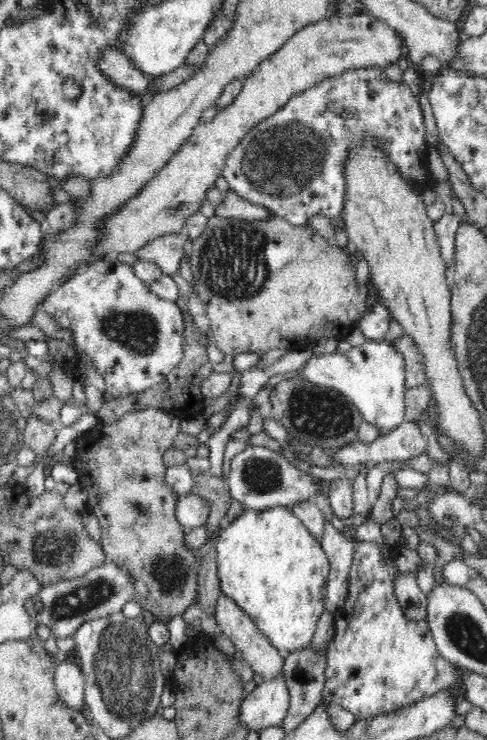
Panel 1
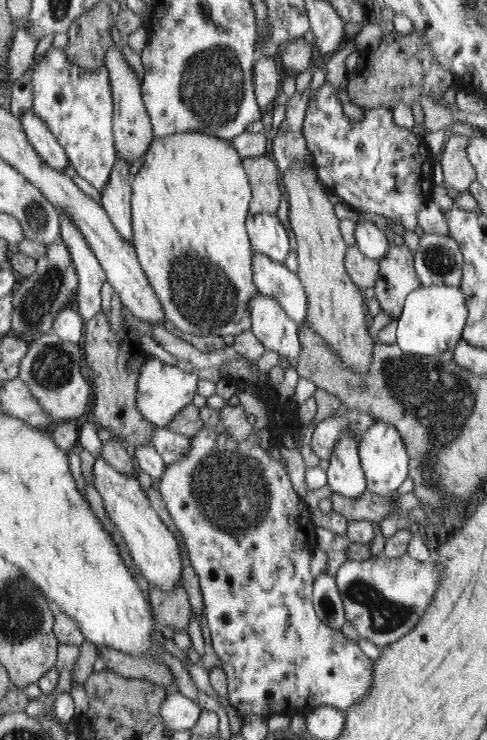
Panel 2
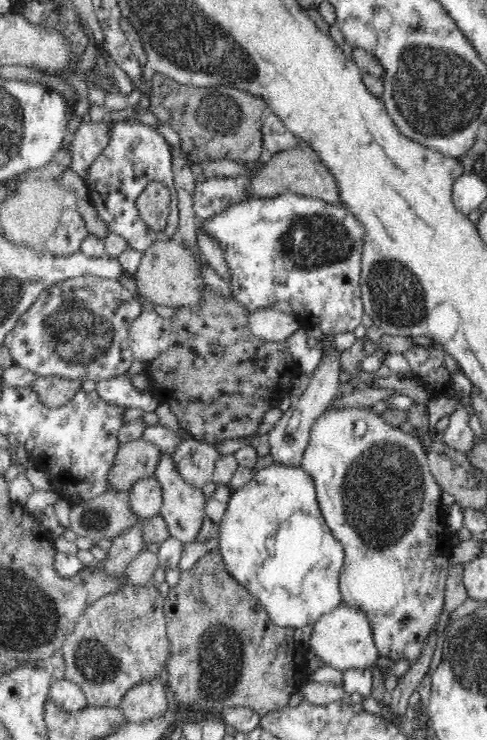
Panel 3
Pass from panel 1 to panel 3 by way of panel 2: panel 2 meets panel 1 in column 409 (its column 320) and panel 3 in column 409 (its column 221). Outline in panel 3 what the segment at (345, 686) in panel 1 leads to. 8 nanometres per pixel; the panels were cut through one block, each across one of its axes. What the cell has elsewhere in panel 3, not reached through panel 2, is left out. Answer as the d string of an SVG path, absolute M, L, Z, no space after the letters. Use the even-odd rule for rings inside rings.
M330 406L325 413L317 418L312 426L309 435L309 444L304 452L300 466L314 479L316 496L318 499L321 514L325 519L326 525L331 529L332 535L339 540L344 547L344 566L339 576L340 593L343 600L341 604L347 607L359 609L366 613L368 620L371 621L372 637L374 637L376 649L379 656L388 659L394 659L399 662L401 659L408 659L410 665L418 660L418 656L422 654L424 641L429 634L436 629L439 617L444 612L445 582L449 573L449 558L451 543L449 534L446 531L446 517L441 512L443 506L441 504L441 486L433 477L429 464L427 463L427 454L423 452L418 437L413 437L403 432L400 427L391 426L382 419L381 415L374 414L369 410L370 406ZM358 422L364 422L366 432L364 436L358 434L356 426L360 428Z

